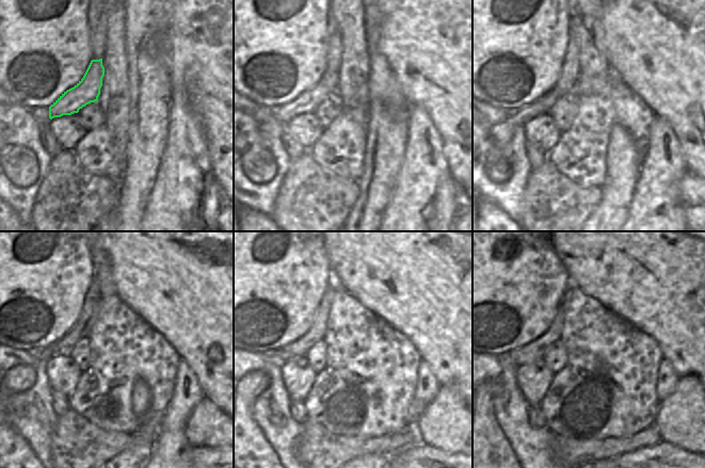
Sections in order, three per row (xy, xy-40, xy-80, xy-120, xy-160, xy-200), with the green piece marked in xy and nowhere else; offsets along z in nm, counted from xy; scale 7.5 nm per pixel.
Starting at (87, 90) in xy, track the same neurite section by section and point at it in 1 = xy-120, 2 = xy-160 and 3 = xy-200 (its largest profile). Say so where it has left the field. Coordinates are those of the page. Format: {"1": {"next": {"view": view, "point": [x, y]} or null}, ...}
{"1": {"next": {"view": "xy-120", "point": [18, 378]}}, "2": {"next": {"view": "xy-160", "point": [255, 448]}}, "3": {"next": {"view": "xy-200", "point": [494, 448]}}}

